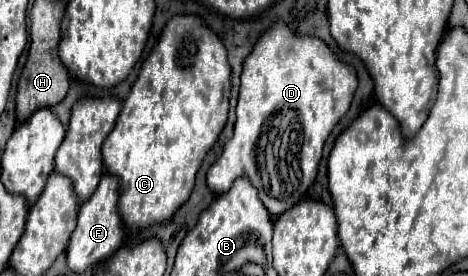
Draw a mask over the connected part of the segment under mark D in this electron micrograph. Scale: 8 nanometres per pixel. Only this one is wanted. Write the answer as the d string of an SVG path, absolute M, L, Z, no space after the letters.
M276 21L258 39L252 53L244 61L234 135L226 143L218 161L208 169L206 181L210 191L222 195L230 189L234 179L246 177L258 189L260 201L270 211L270 215L282 215L286 209L304 199L308 187L316 177L324 141L334 125L342 119L342 115L346 115L356 87L358 79L354 67L344 65L322 39L292 33L284 21Z

